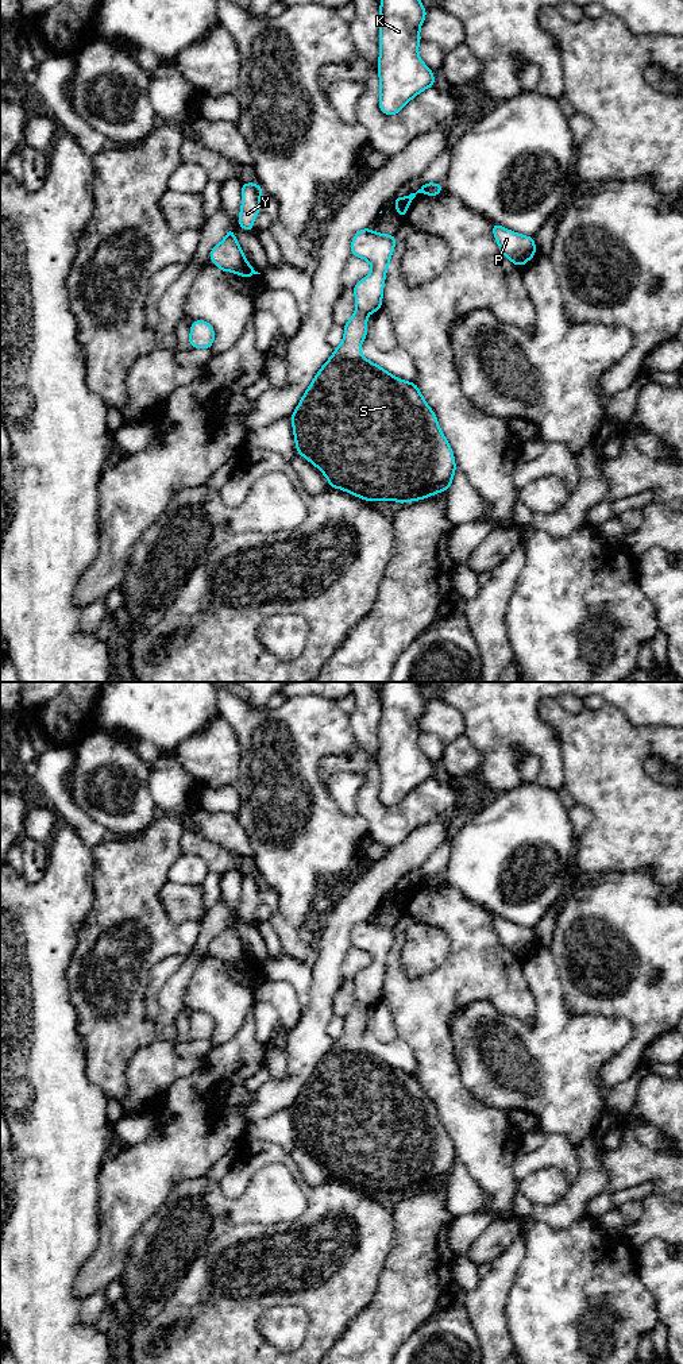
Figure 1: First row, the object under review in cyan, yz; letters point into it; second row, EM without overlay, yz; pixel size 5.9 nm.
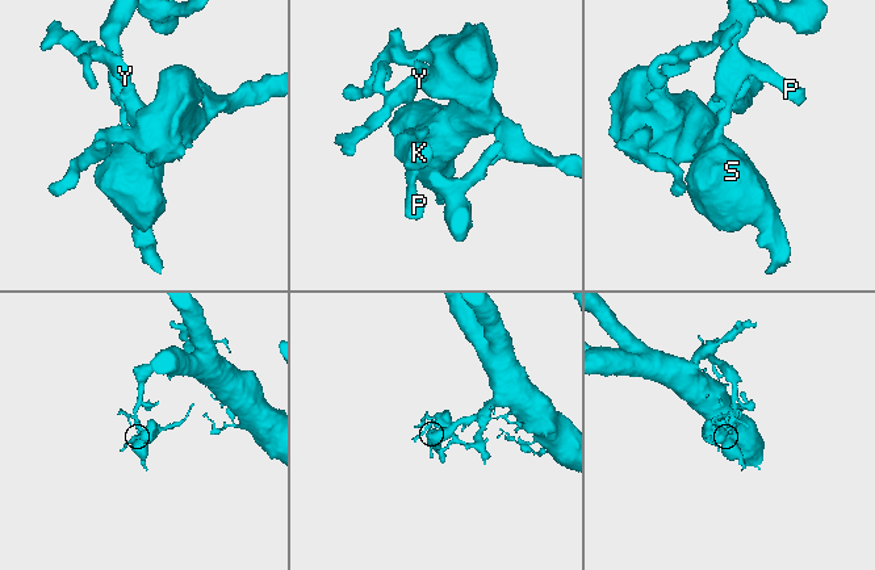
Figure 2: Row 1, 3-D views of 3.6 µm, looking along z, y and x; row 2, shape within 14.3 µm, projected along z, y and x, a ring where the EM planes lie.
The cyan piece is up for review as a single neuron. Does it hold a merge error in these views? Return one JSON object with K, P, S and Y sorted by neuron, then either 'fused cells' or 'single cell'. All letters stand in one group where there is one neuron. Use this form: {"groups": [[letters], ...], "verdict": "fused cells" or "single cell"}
{"groups": [["K", "P"], ["S", "Y"]], "verdict": "fused cells"}

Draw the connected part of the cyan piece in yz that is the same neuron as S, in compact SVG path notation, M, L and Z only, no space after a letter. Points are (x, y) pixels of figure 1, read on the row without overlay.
M355 1002L344 1016L340 1037L319 1061L292 1105L297 1144L325 1167L331 1179L343 1180L368 1194L393 1191L404 1195L448 1182L456 1156L452 1140L439 1120L436 1105L427 1095L416 1074L397 1070L363 1048L360 1037L366 1028L367 1007Z

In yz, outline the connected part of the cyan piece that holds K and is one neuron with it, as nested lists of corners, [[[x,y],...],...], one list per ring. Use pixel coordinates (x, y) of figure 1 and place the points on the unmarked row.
[[[381,682],[382,694],[379,720],[378,767],[381,774],[379,802],[397,806],[413,789],[429,778],[435,778],[433,763],[421,752],[418,745],[420,718],[427,701],[418,690],[417,682]]]

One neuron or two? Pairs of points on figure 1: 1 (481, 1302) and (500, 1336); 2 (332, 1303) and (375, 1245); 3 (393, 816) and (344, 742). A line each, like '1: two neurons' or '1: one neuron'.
1: one neuron
2: one neuron
3: two neurons

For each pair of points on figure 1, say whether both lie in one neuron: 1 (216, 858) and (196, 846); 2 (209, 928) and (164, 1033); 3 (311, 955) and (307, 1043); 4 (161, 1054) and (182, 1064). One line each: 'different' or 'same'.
1: same
2: same
3: different
4: different

